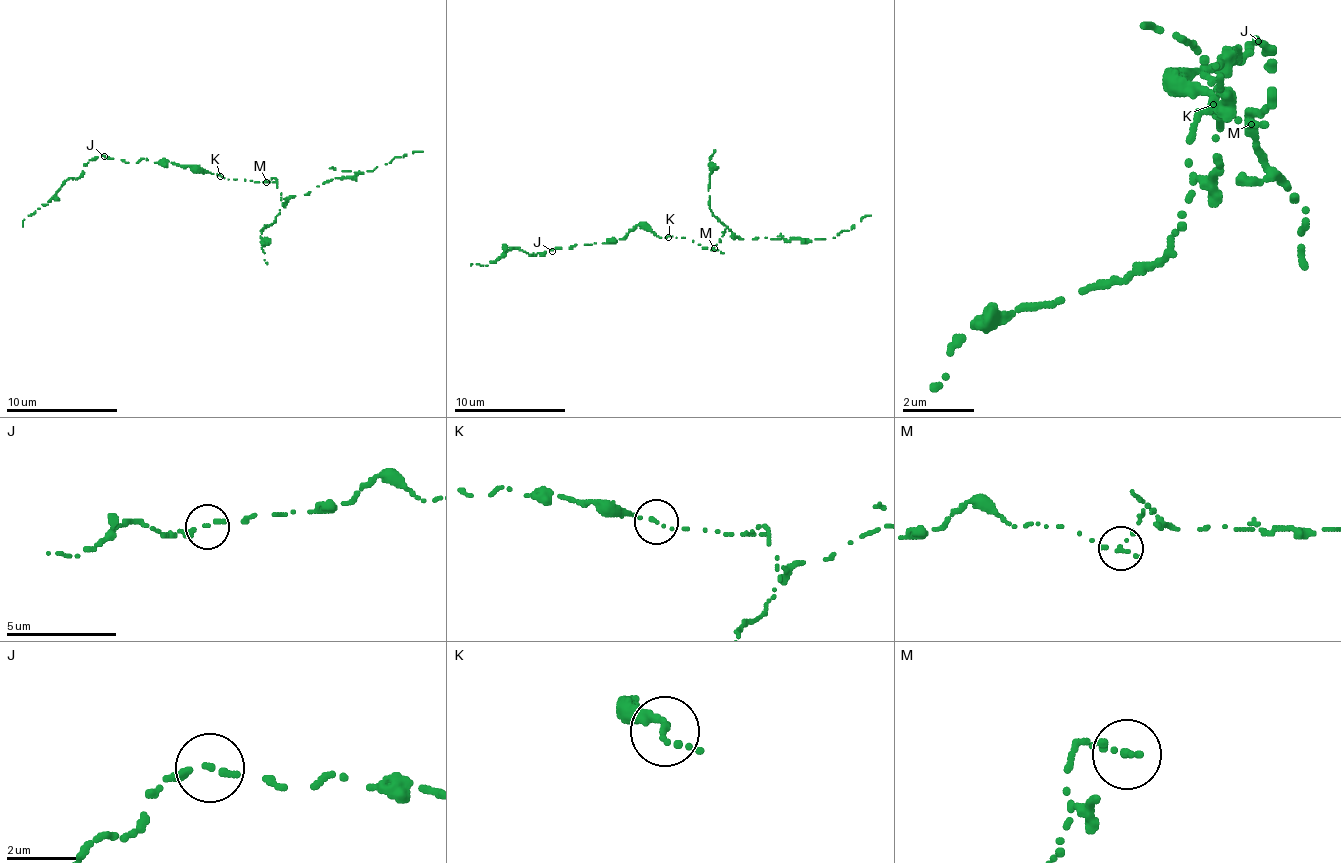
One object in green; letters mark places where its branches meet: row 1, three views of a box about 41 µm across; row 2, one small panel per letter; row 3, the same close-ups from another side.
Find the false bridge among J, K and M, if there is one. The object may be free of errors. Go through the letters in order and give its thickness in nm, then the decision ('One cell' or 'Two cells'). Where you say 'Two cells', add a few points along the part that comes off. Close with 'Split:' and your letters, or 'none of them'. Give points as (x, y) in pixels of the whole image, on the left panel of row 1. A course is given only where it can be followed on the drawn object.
J: Thickness 220 nm. One cell
K: Thickness 170 nm. One cell
M: Thickness 240 nm. Two cells. Course of the part to remove: (265, 181), (276, 178), (276, 187), (284, 198), (307, 195), (326, 181), (354, 178), (401, 156), (423, 151)
Split: M

